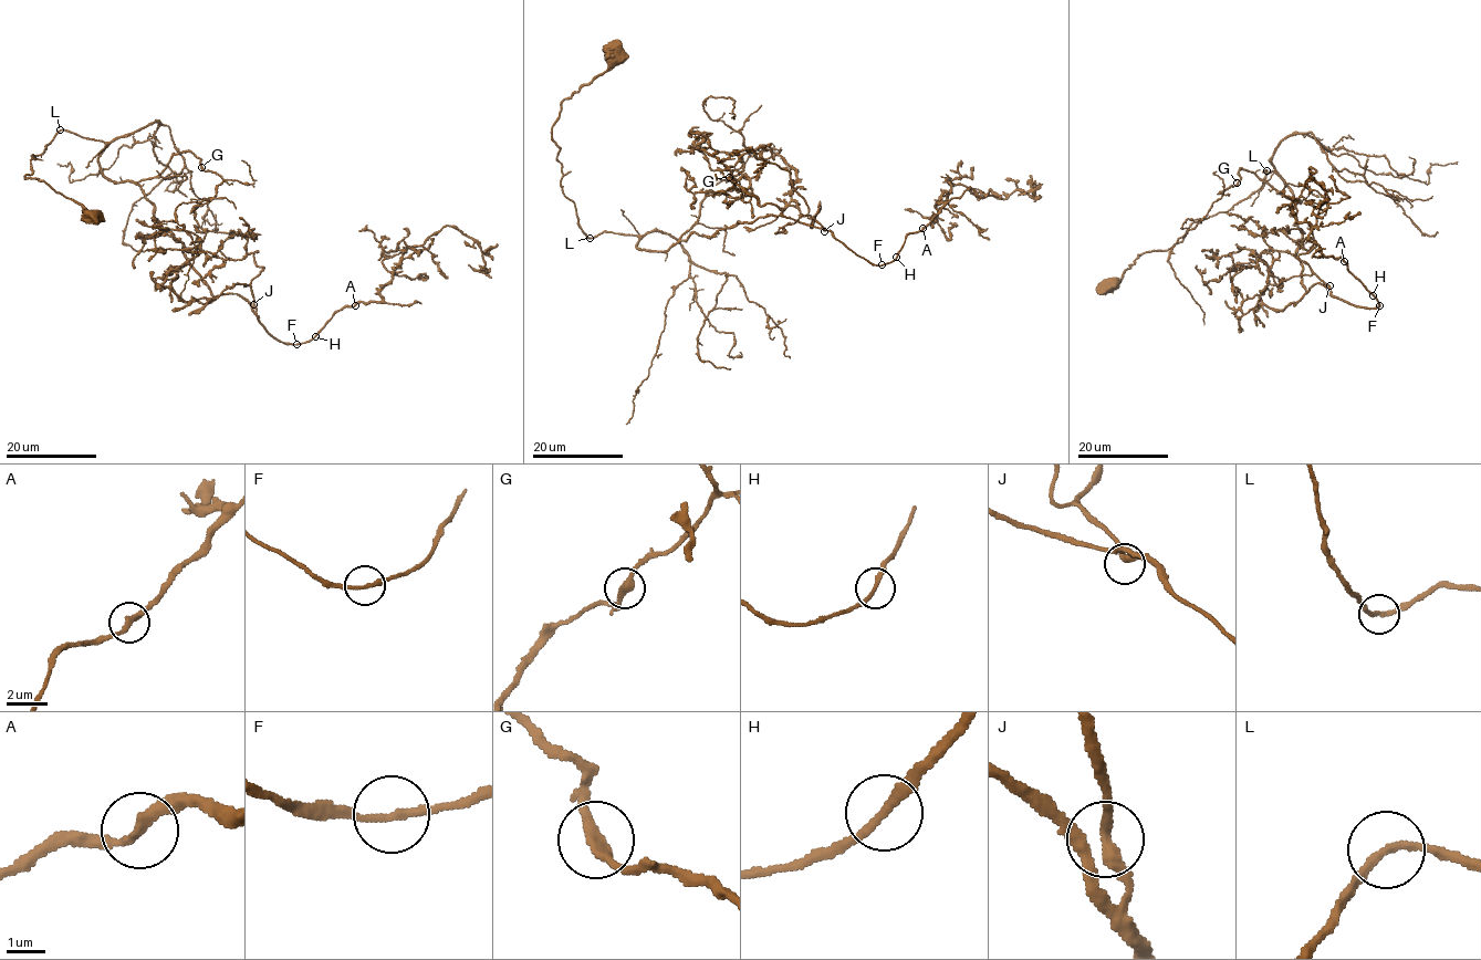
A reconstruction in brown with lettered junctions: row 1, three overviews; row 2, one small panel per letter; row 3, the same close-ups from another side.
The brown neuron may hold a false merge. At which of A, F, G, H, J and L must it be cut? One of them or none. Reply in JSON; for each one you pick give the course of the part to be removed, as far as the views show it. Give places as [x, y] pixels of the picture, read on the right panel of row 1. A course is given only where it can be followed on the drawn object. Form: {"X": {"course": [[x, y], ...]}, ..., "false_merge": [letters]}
{"false_merge": []}

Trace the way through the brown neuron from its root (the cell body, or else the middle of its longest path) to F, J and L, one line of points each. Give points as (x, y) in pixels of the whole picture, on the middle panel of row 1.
F: (616, 53), (552, 128), (585, 235), (666, 252), (783, 216), (880, 264)
J: (616, 53), (552, 128), (585, 235), (666, 252), (772, 215), (824, 231)
L: (616, 53), (604, 71), (561, 103), (552, 128), (560, 148), (562, 192), (571, 199), (590, 238)

